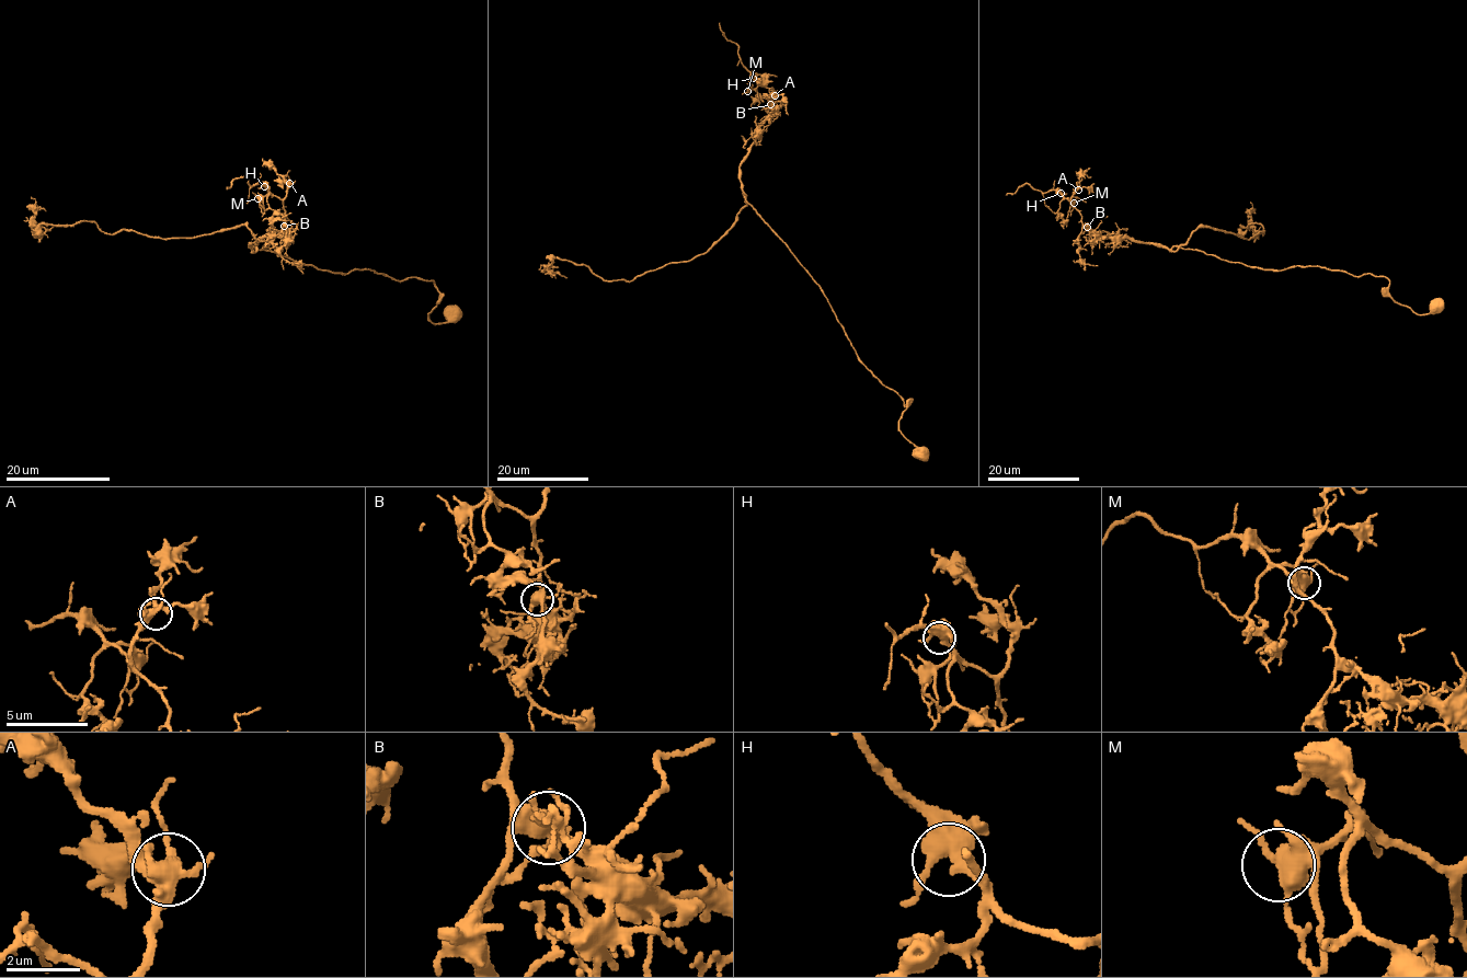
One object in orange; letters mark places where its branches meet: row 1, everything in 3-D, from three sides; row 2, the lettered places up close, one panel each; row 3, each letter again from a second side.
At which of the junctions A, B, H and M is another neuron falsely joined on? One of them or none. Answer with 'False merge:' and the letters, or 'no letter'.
False merge: B

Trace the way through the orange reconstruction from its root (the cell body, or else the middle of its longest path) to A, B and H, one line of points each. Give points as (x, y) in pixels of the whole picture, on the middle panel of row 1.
A: (919, 455), (900, 429), (908, 405), (859, 358), (823, 290), (745, 198), (740, 162), (775, 95)
B: (919, 455), (900, 429), (908, 405), (859, 358), (823, 290), (745, 198), (740, 162), (770, 104)
H: (919, 455), (900, 429), (908, 405), (859, 358), (823, 290), (745, 198), (740, 162), (771, 112), (753, 78)

